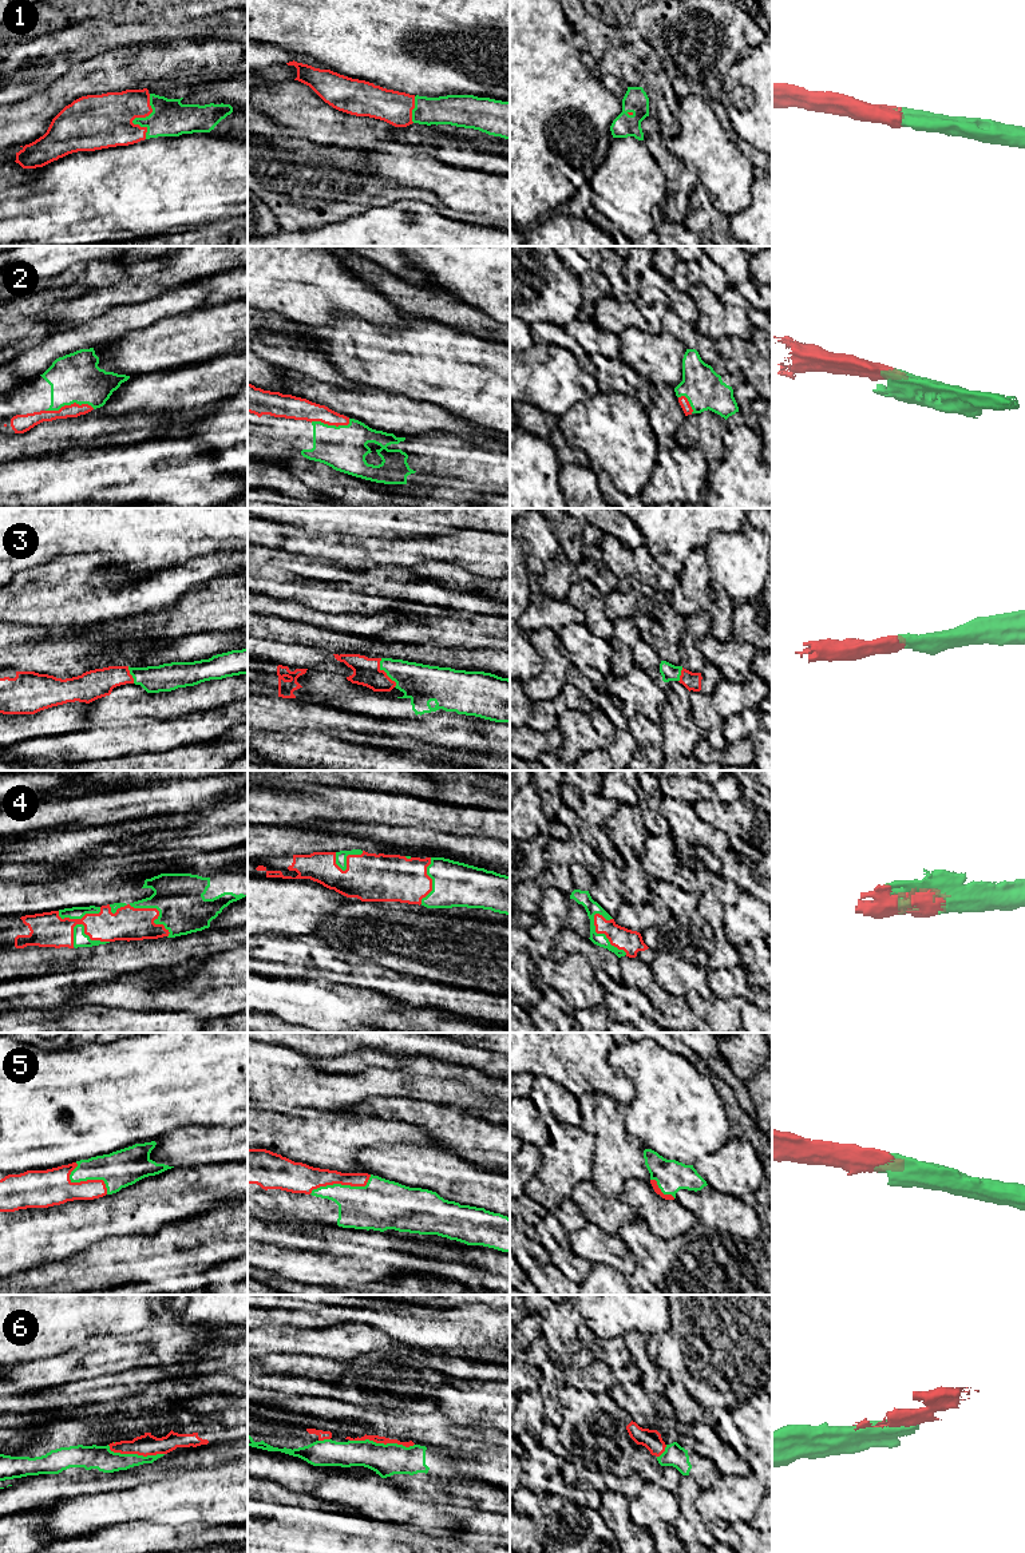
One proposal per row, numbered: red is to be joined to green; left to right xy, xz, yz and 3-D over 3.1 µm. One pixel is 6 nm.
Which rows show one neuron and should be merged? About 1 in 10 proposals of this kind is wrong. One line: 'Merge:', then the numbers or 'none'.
Merge: 1, 2, 3, 4, 5

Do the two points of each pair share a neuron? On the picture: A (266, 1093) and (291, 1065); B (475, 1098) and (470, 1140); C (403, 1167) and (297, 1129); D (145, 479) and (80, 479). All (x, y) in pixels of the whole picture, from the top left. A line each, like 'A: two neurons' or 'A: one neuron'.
A: one neuron
B: two neurons
C: two neurons
D: one neuron

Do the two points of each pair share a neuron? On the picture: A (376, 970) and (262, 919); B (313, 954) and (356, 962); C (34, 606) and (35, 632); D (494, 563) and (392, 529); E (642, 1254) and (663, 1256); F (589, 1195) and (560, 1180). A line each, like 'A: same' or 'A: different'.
A: different
B: same
C: different
D: different
E: same
F: different

